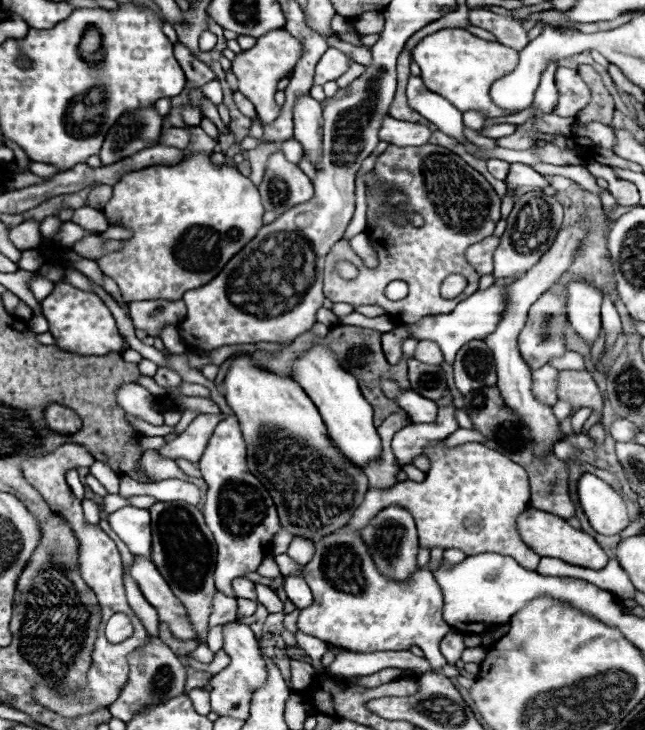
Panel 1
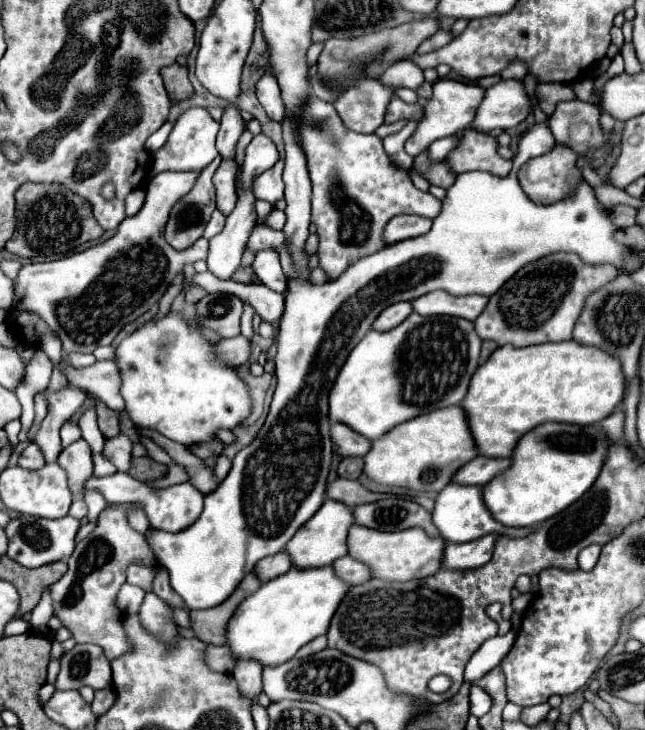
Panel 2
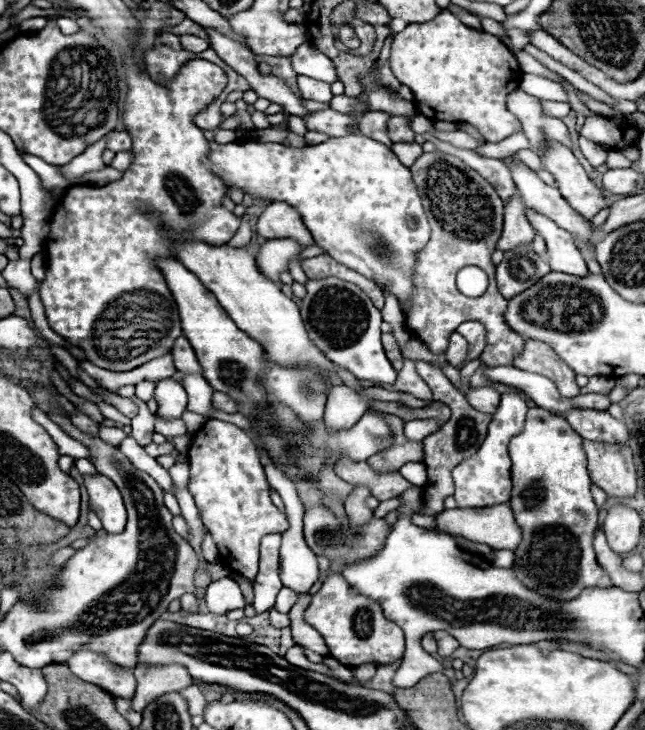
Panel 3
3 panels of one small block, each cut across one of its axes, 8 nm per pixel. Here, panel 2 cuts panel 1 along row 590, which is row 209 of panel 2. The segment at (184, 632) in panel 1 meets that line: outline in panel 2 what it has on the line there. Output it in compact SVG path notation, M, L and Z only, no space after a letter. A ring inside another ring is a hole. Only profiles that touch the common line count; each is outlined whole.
M198 172L156 174L146 186L142 210L126 218L110 240L60 260L24 264L14 280L16 300L10 310L24 308L26 312L38 314L58 334L64 352L94 352L98 346L112 344L126 324L134 322L160 300L186 262L206 260L208 246L178 252L164 240L164 226L172 204L192 190L196 176Z

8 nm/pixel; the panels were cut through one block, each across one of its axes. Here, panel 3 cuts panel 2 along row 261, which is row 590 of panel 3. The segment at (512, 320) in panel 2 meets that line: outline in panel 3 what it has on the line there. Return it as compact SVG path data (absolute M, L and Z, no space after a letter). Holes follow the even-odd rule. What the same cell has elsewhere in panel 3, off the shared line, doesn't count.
M530 408L524 430L510 440L508 450L512 458L510 506L516 522L524 532L522 544L514 550L516 562L512 568L518 580L528 588L538 590L540 594L554 596L556 600L572 600L590 586L612 586L608 574L598 566L592 546L594 532L598 528L598 506L594 504L590 494L592 482L588 480L582 436L574 432L574 428L562 416L554 416L542 408Z

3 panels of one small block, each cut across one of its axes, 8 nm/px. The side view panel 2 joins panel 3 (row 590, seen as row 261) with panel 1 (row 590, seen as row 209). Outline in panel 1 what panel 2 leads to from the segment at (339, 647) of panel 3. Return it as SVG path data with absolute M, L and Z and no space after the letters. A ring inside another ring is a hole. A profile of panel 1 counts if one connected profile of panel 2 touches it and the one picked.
M348 530L342 534L336 532L332 536L324 536L324 540L314 542L314 556L304 566L304 578L312 588L314 604L300 610L298 630L350 652L408 650L414 644L422 648L424 658L430 662L432 668L446 666L446 660L438 650L438 644L450 632L450 626L442 618L440 586L428 568L420 568L410 578L396 582L380 574L376 564L372 564L372 556L368 556L368 546L364 544L364 540L360 540L360 532Z

